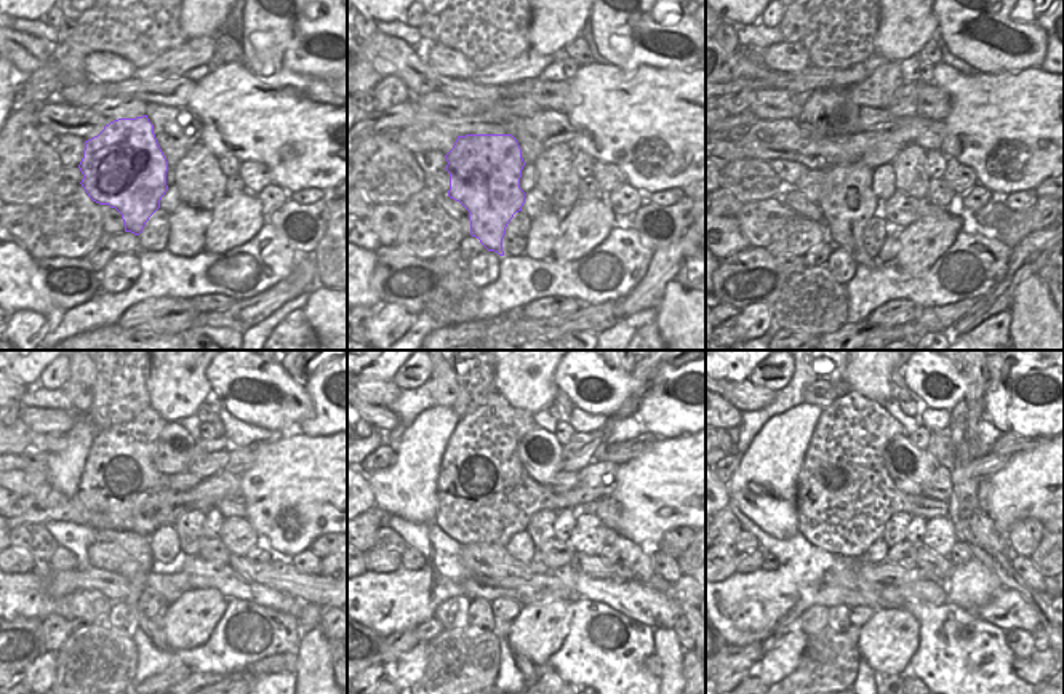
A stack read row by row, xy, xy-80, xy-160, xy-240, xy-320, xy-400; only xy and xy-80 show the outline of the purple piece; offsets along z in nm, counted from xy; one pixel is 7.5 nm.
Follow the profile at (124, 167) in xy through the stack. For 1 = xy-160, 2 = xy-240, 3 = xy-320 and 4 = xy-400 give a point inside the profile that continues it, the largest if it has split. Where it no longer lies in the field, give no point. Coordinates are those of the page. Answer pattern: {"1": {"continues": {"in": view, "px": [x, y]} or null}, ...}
{"1": {"continues": {"in": "xy-160", "px": [848, 203]}}, "2": {"continues": {"in": "xy-240", "px": [138, 582]}}, "3": {"continues": {"in": "xy-320", "px": [530, 672]}}, "4": {"continues": {"in": "xy-400", "px": [877, 675]}}}

